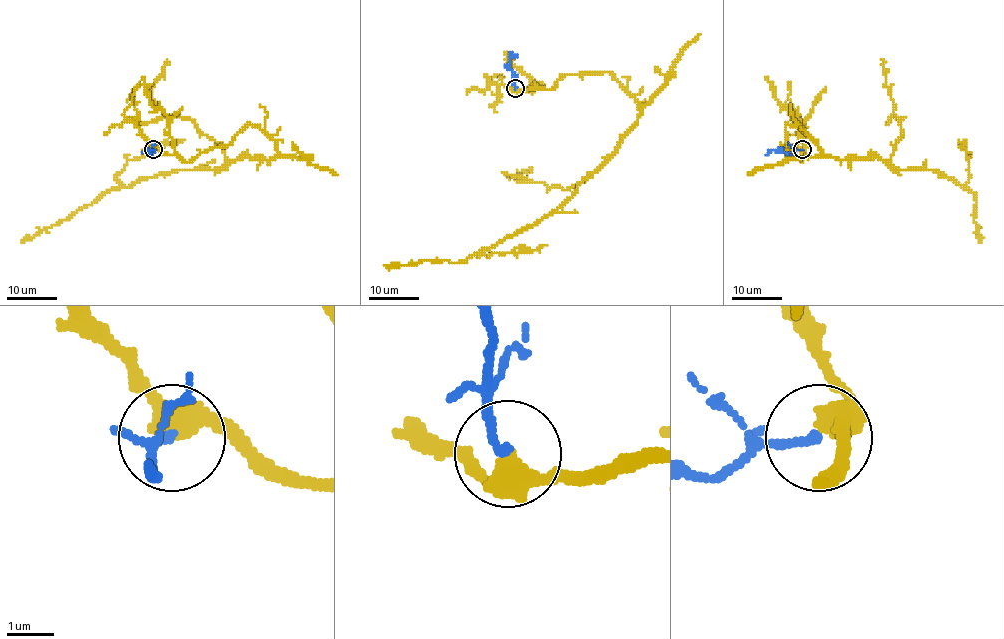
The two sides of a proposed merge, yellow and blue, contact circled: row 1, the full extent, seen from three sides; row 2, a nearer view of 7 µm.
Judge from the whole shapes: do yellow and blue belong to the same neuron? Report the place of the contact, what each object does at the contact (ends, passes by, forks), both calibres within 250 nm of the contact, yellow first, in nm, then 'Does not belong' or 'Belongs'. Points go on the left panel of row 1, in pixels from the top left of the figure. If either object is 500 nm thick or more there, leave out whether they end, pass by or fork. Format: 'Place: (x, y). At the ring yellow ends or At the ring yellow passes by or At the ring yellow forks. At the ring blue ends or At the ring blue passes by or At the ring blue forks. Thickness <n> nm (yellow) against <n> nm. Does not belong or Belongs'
Place: (153, 149). At the ring yellow passes by. At the ring blue ends. Thickness 440 nm (yellow) against 190 nm. Belongs

